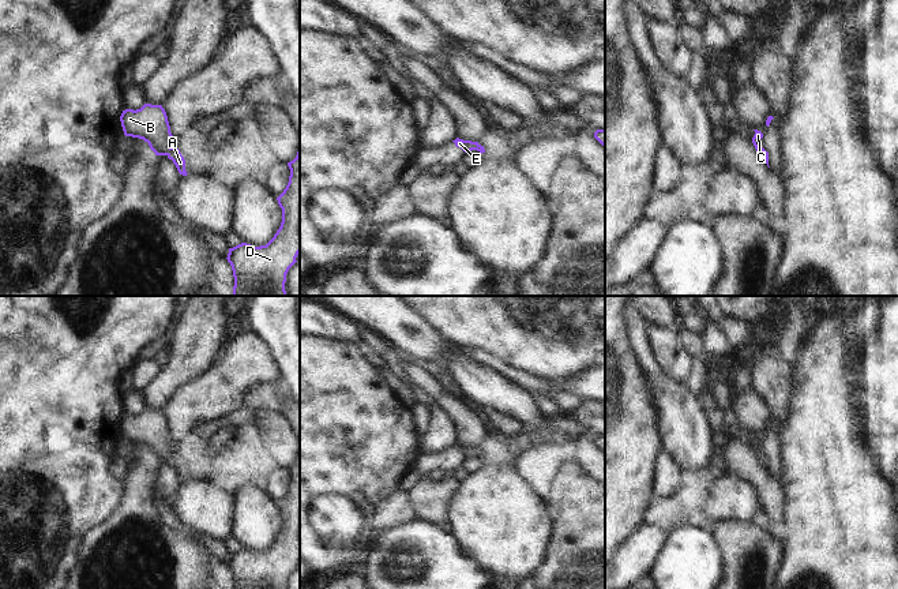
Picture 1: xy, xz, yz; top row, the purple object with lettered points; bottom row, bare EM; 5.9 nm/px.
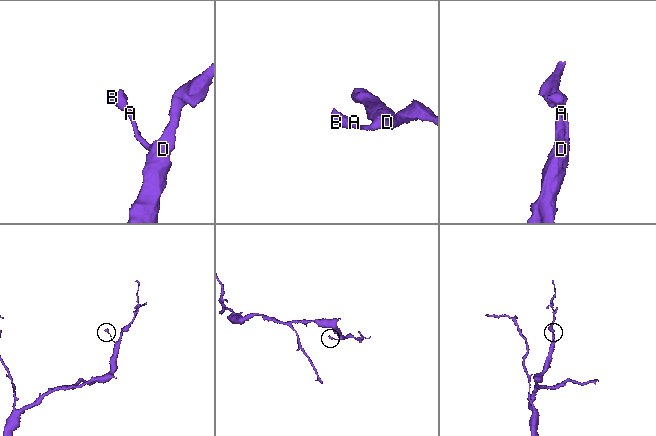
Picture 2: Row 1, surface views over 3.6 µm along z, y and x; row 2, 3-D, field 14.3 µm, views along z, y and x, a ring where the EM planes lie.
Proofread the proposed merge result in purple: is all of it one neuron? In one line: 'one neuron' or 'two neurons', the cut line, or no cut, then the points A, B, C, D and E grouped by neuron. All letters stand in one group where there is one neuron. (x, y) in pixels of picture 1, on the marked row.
one neuron; cut none; groups A B C D E

